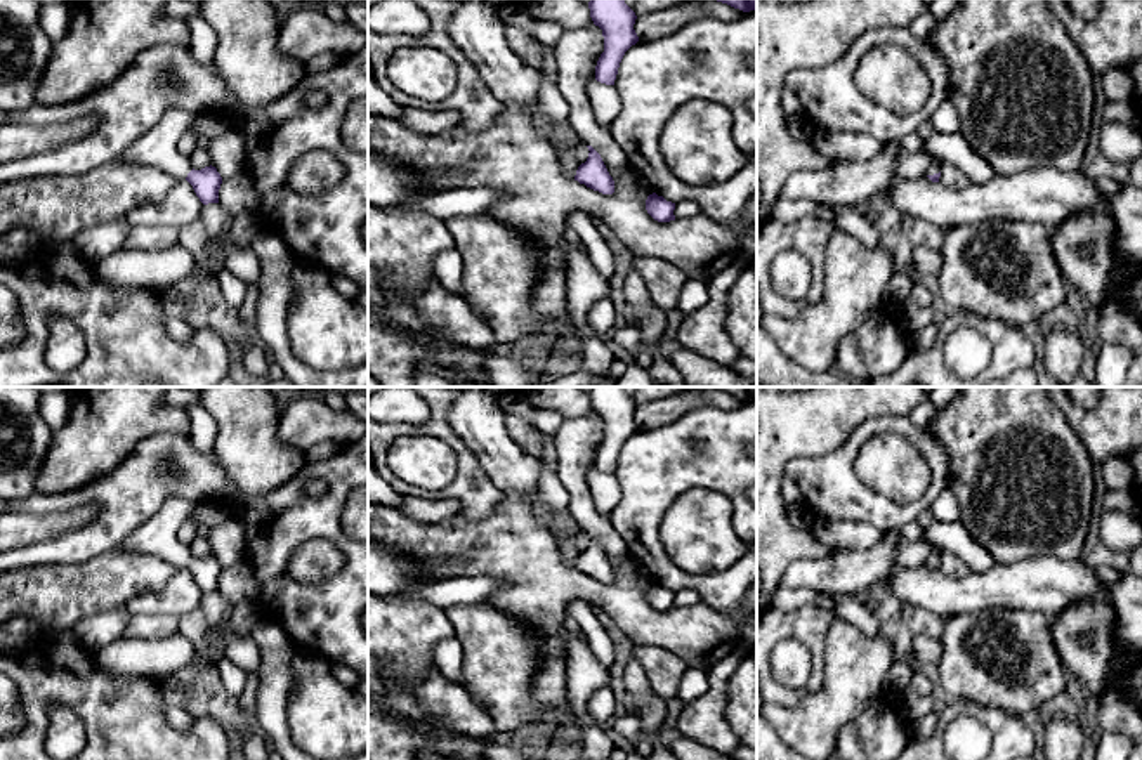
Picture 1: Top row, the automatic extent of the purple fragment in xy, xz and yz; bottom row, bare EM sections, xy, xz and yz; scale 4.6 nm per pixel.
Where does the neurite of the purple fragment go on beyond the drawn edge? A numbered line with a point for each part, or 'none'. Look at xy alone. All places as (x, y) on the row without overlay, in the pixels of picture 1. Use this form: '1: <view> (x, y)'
1: xy (157, 537)

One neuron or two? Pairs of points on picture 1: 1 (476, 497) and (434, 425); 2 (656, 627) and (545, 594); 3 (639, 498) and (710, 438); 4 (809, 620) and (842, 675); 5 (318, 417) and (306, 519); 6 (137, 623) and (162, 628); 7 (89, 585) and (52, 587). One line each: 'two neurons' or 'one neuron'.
1: one neuron
2: one neuron
3: one neuron
4: two neurons
5: two neurons
6: one neuron
7: one neuron

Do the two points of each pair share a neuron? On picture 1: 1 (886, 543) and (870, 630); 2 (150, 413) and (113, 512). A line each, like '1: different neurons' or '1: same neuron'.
1: different neurons
2: different neurons

